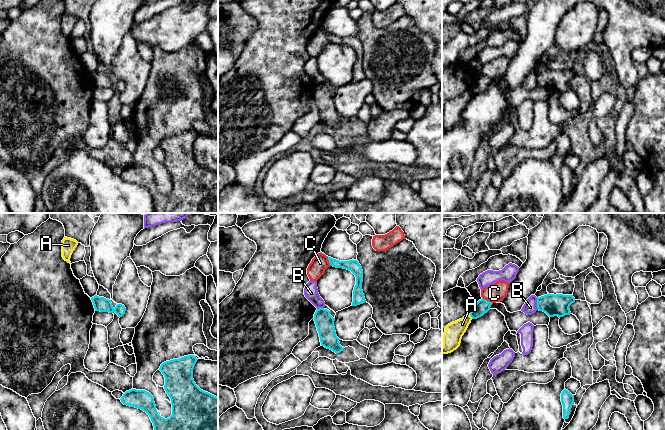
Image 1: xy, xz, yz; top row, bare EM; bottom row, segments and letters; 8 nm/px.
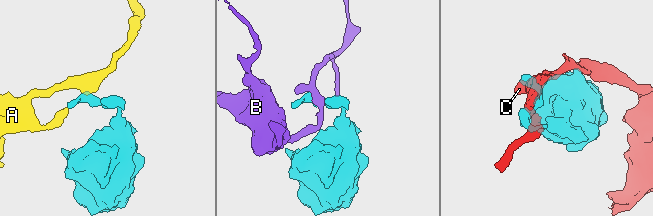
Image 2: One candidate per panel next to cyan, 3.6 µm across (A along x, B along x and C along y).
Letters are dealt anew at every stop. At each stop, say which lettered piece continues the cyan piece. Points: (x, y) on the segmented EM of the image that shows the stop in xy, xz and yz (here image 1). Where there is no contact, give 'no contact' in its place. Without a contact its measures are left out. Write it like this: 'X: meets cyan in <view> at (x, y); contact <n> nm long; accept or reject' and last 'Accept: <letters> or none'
A: meets cyan in yz at (470, 315); contact 50 nm long; reject
B: meets cyan in yz at (537, 304); contact 100 nm long; reject
C: meets cyan in yz at (486, 300); contact 100 nm long; reject
Accept: none

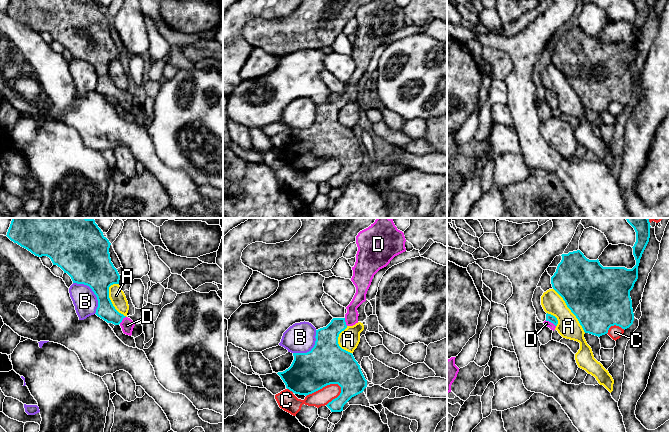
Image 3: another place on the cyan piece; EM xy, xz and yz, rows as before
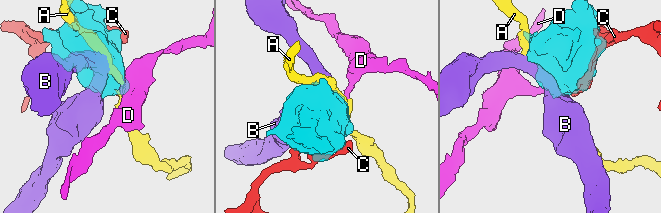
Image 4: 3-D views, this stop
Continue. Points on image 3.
A: meets cyan in yz at (570, 309); contact 440 nm long; reject
B: meets cyan in xy at (93, 291); contact 320 nm long; reject
C: meets cyan in xz at (323, 386); contact 300 nm long; reject
D: meets cyan in yz at (550, 321); contact 100 nm long; accept
Accept: D

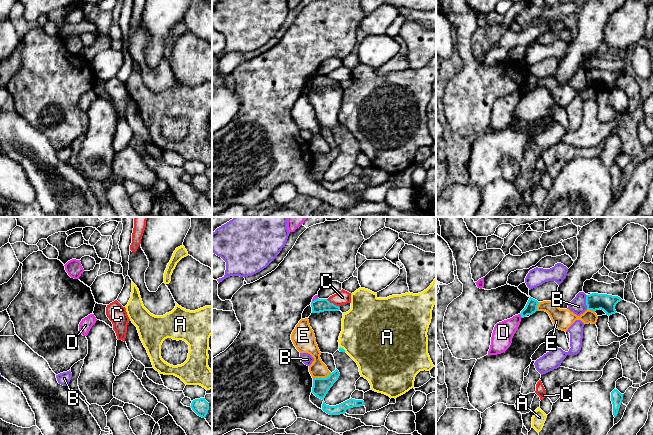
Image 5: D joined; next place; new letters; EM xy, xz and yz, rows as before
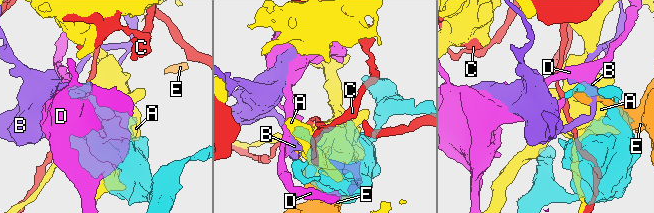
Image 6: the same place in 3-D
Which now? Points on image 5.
A: meets cyan in xz at (343, 349); contact 60 nm long; reject
B: meets cyan in yz at (586, 302); contact 110 nm long; reject
C: meets cyan in xz at (332, 303); contact 130 nm long; reject
D: meets cyan in yz at (521, 316); contact 40 nm long; reject
E: meets cyan in xz at (322, 378); contact 150 nm long; reject
Accept: none

